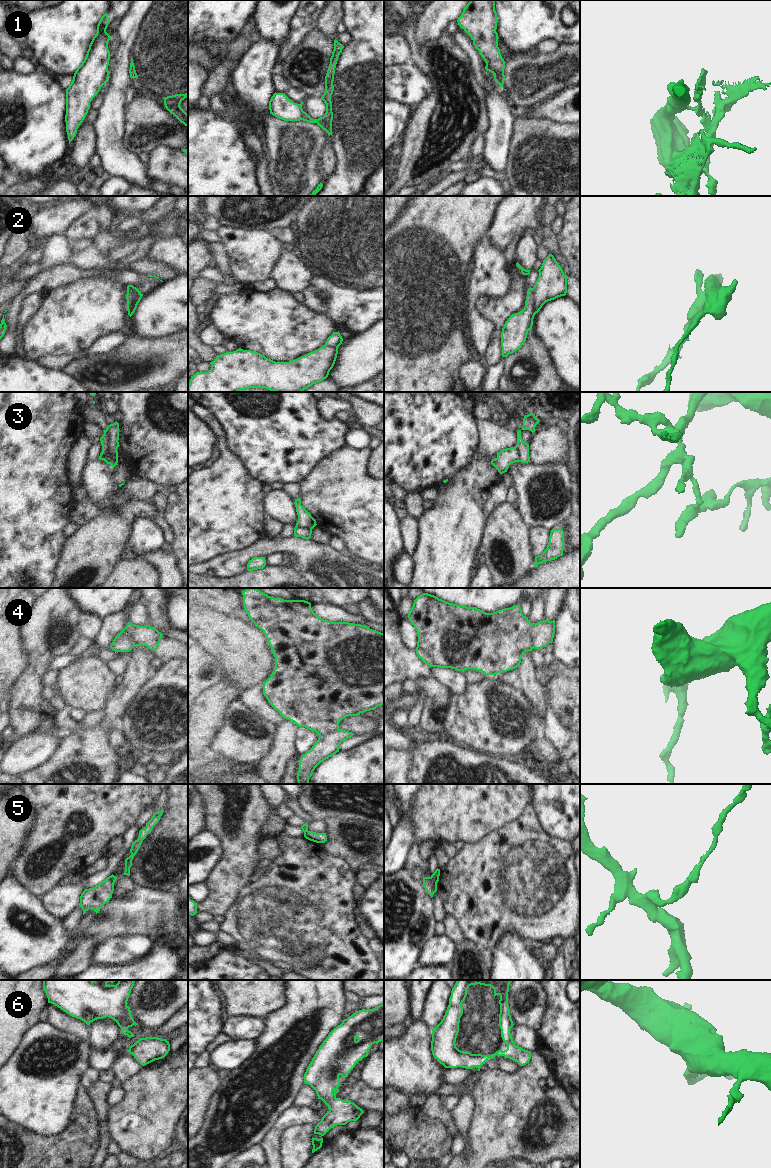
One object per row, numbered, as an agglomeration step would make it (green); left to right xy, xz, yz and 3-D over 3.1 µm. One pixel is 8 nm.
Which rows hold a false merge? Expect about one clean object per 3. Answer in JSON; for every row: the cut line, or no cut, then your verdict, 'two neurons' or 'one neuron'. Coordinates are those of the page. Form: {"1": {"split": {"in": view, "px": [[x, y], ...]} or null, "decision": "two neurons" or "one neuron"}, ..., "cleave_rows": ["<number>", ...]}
{"1": {"split": {"in": "yz", "px": [[503, 70], [498, 70], [494, 74]]}, "decision": "two neurons"}, "2": {"split": {"in": "yz", "px": [[532, 288], [533, 309], [536, 312]]}, "decision": "two neurons"}, "3": {"split": {"in": "xy", "px": [[106, 430], [107, 452], [104, 460]]}, "decision": "two neurons"}, "4": {"split": {"in": "yz", "px": [[530, 623], [530, 636], [533, 647]]}, "decision": "two neurons"}, "5": {"split": {"in": "yz", "px": [[430, 877], [436, 885]]}, "decision": "two neurons"}, "6": {"split": null, "decision": "one neuron"}, "cleave_rows": ["1", "2", "3", "4", "5"]}

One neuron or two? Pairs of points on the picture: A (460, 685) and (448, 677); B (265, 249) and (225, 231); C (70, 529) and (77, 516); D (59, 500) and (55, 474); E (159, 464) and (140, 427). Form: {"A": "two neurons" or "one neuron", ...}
{"A": "one neuron", "B": "one neuron", "C": "two neurons", "D": "one neuron", "E": "one neuron"}

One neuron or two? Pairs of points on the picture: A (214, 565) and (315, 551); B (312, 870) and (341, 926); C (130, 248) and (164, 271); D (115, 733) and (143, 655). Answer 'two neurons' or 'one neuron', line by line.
A: one neuron
B: one neuron
C: two neurons
D: two neurons

